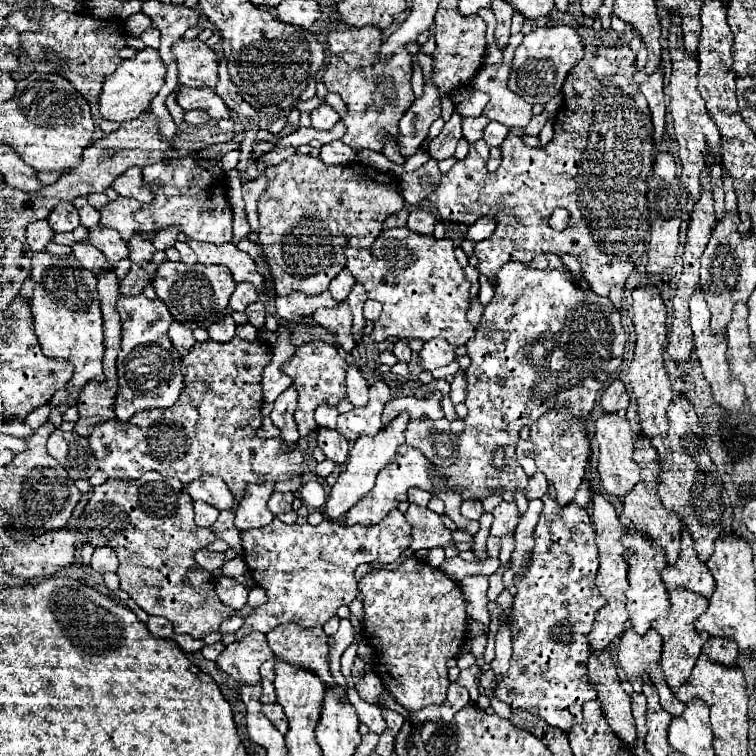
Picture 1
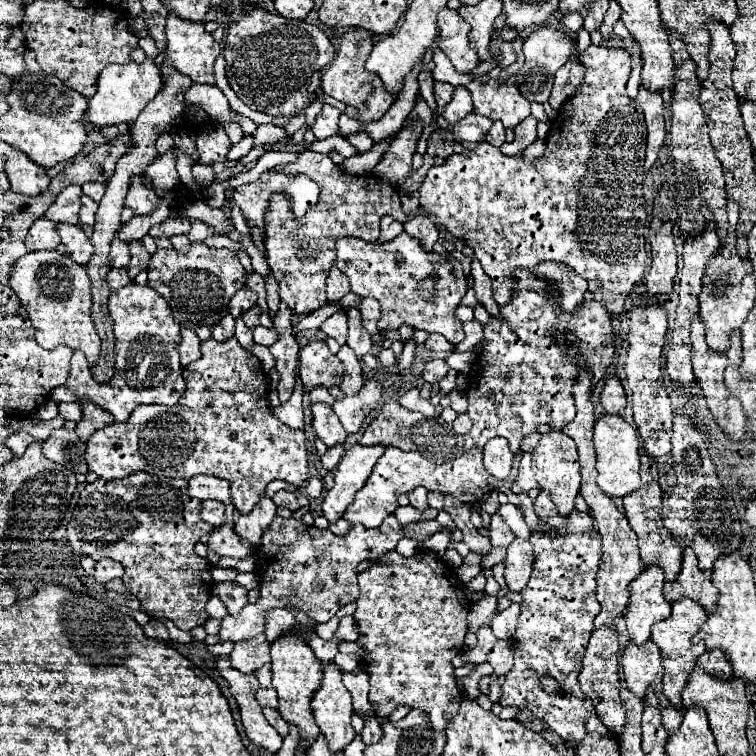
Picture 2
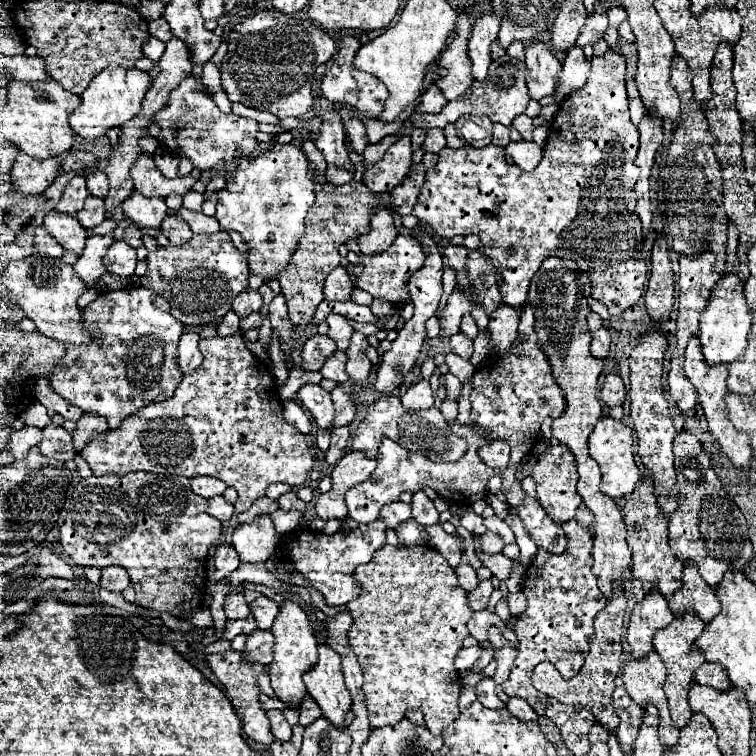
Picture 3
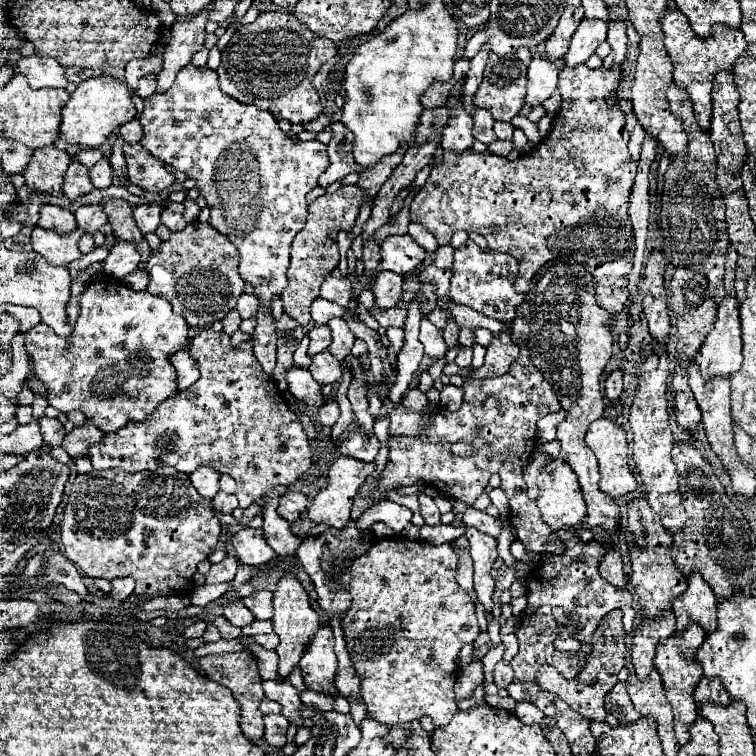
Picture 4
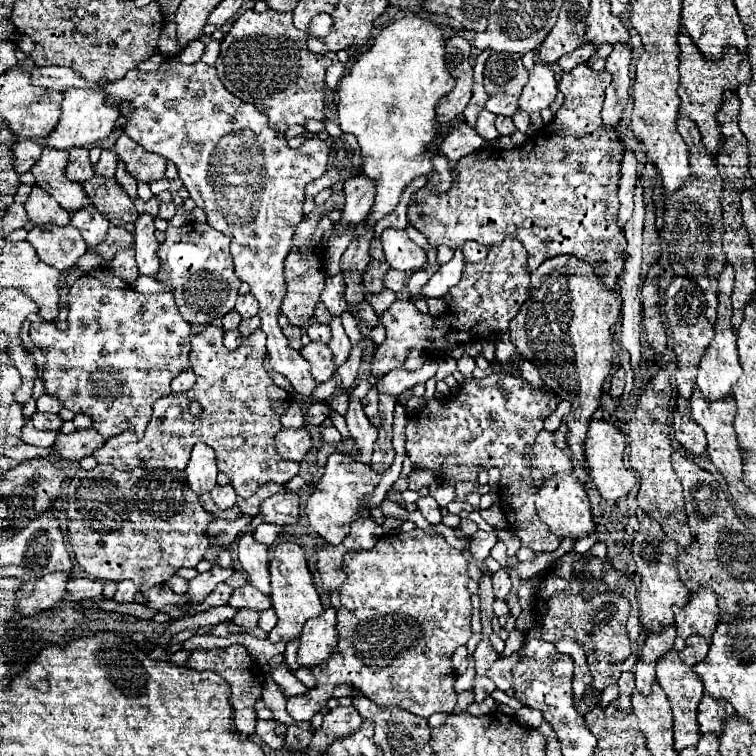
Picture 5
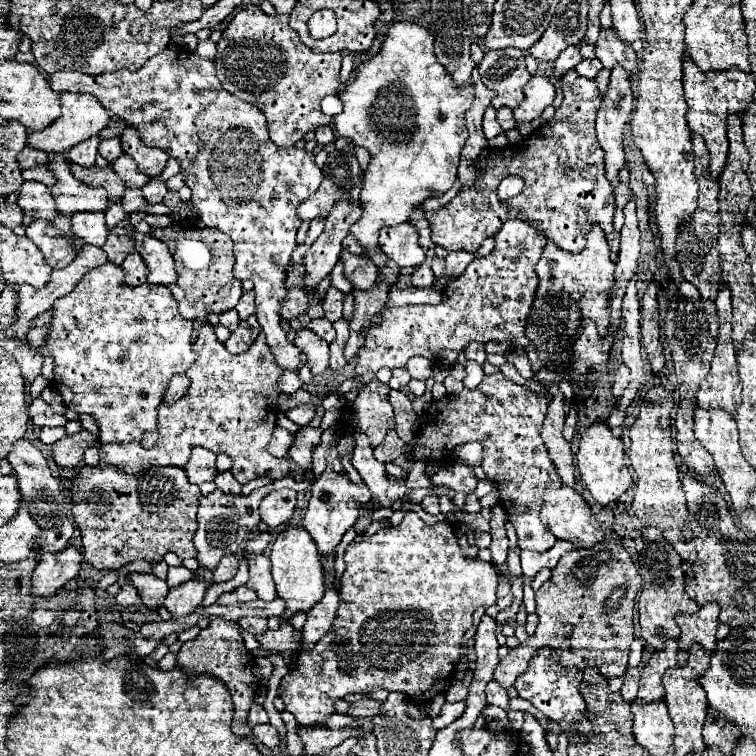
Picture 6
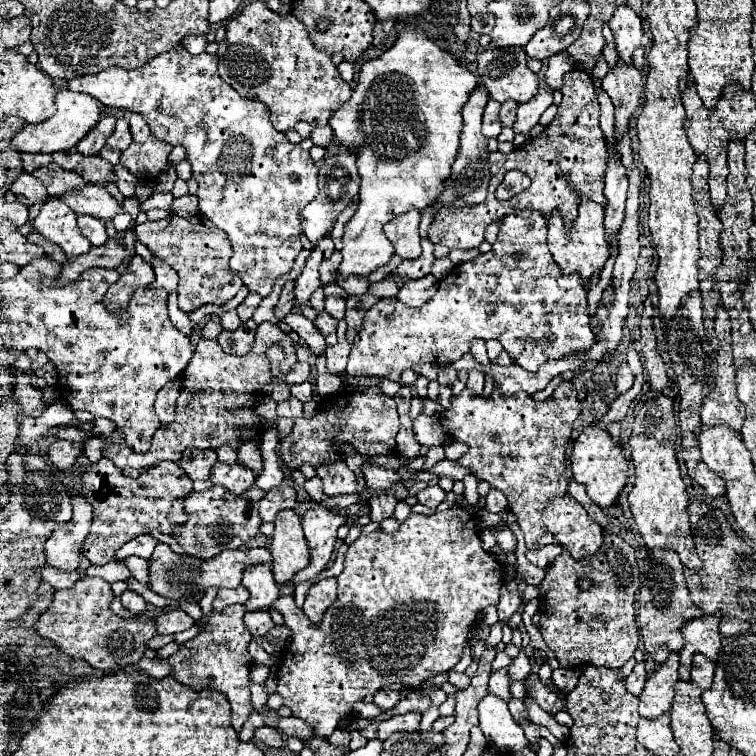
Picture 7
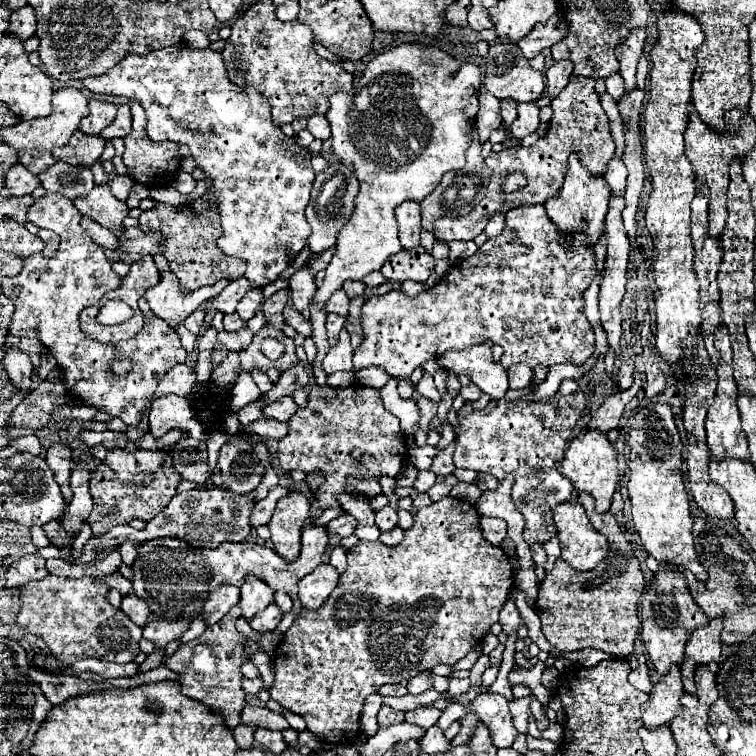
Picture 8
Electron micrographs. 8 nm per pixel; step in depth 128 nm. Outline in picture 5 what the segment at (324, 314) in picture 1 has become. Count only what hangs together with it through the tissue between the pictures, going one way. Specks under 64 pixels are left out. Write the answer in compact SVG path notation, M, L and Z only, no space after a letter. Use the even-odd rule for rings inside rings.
M332 316L332 320L330 320L328 326L330 326L330 330L332 330L332 340L328 342L328 348L334 352L334 364L340 366L340 364L344 364L344 360L348 358L352 346L350 346L350 340L348 340L344 328L342 328L340 316Z

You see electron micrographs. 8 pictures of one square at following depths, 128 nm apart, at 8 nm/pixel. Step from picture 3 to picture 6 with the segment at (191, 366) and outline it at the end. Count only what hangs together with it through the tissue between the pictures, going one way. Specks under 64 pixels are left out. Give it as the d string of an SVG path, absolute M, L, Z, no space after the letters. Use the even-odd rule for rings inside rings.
M182 374L182 376L172 376L164 400L166 400L166 402L176 402L176 400L180 400L180 398L186 394L188 384L190 384L190 378L188 378L188 376L184 376L184 374Z

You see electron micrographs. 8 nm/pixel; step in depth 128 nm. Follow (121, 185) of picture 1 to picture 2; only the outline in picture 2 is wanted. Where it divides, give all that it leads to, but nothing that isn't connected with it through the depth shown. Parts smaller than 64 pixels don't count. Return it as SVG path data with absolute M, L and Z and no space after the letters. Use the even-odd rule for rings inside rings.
M168 132L162 133L157 139L157 154L154 156L154 162L160 158L164 153L166 153L174 145L172 135ZM134 176L128 188L126 196L126 206L134 210L134 214L148 214L156 210L158 206L158 196L152 188L144 186L144 176Z

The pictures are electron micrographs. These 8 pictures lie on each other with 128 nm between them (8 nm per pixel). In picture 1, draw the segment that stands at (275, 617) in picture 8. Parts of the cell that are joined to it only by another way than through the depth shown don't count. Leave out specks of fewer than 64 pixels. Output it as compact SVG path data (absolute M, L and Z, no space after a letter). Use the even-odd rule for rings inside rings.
M220 576L216 580L216 594L226 606L234 610L240 610L248 600L248 588L236 582L234 578L226 578L226 576Z

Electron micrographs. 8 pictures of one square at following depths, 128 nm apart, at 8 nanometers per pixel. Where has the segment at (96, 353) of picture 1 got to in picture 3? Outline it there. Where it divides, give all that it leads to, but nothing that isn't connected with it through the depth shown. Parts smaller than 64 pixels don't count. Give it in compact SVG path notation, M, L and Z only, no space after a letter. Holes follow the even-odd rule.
M34 252L28 258L12 260L4 272L4 286L16 296L24 316L36 324L36 330L40 334L72 344L88 344L92 340L90 332L82 326L82 308L78 306L78 298L88 288L76 276L74 268L64 264L60 258L52 260L52 256Z

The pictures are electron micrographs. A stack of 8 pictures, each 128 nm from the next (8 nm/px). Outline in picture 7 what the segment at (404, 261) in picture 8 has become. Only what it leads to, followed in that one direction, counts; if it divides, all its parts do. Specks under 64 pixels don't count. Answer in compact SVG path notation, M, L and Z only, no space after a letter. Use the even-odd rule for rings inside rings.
M424 238L422 240L422 256L416 258L416 260L410 260L410 262L402 262L398 268L396 268L396 276L402 276L402 278L424 278L426 274L430 274L430 268L434 264L434 244Z

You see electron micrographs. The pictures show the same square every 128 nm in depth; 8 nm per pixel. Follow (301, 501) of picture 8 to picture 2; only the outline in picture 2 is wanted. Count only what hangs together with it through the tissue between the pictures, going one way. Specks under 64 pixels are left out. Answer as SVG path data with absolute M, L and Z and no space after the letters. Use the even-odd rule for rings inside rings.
M284 636L272 644L272 684L278 692L280 702L278 710L288 724L294 724L298 728L304 752L320 734L320 728L316 726L310 708L312 694L320 688L320 682L322 682L322 664L314 656L312 648L300 636Z

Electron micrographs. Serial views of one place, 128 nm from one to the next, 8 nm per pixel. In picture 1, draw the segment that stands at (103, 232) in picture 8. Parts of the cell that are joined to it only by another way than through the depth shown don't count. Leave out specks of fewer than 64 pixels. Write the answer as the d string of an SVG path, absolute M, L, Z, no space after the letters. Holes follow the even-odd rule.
M82 196L76 198L76 200L74 200L74 208L78 210L78 214L80 214L80 224L82 224L84 228L92 228L92 226L96 226L96 224L100 222L100 212L98 212L96 208L92 208L86 198L82 198Z

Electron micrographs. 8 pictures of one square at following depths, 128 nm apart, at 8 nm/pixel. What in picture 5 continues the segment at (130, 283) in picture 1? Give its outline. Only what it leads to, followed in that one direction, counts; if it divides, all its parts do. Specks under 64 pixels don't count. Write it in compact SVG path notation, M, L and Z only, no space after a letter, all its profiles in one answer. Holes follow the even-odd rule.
M94 176L92 180L88 180L88 184L82 184L82 188L92 200L92 206L114 226L136 222L138 212L134 208L134 202L114 178Z

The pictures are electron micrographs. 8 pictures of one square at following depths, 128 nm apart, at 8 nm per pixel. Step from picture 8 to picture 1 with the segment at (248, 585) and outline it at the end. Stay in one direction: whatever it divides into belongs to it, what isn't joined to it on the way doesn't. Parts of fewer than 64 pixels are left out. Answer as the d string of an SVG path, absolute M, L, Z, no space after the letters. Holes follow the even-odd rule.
M268 476L262 484L250 484L244 490L244 498L238 502L236 508L236 526L240 530L262 528L272 524L272 512L268 510L266 502L274 492L274 480Z

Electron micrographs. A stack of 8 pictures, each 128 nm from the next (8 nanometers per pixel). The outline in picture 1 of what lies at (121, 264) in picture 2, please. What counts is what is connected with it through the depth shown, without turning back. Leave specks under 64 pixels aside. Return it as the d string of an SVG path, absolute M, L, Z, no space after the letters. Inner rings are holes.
M106 226L88 228L88 236L84 240L80 240L80 242L92 244L98 250L102 250L112 266L116 266L122 258L128 256L128 246L120 240L120 234L116 230L112 230L112 228L106 228Z

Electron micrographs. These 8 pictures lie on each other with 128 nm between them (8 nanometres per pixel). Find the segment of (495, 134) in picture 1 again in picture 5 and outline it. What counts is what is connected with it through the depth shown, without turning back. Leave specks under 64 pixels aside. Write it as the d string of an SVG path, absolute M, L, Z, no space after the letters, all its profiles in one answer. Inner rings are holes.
M496 116L496 128L500 136L512 136L512 132L516 130L512 118L506 118L506 116Z

